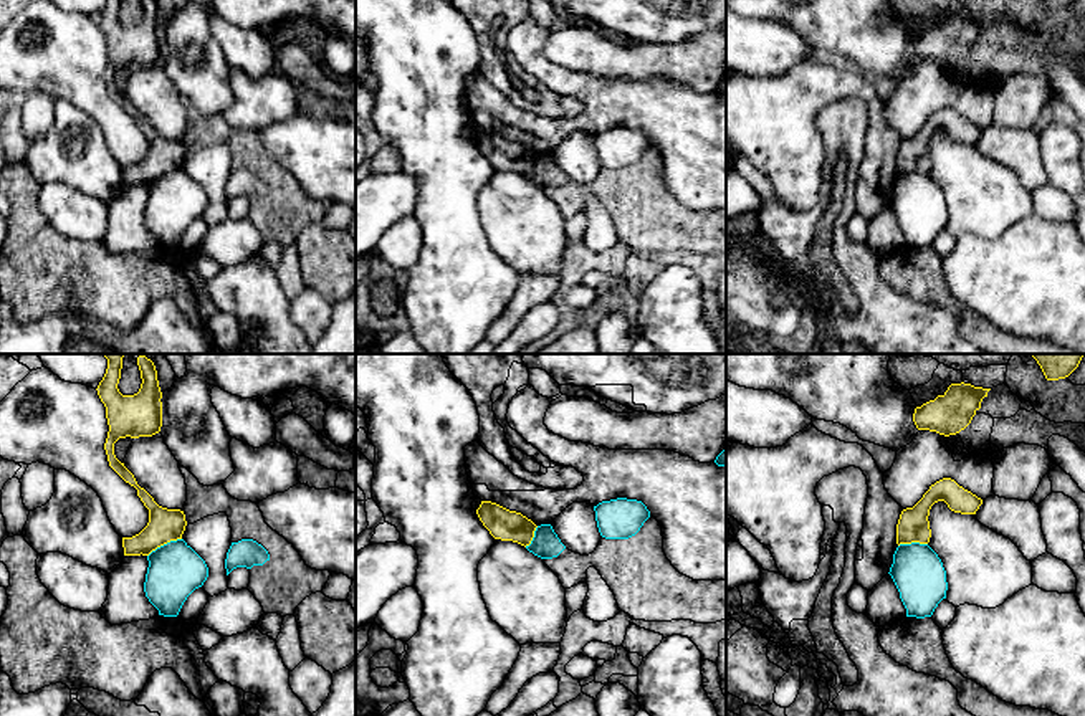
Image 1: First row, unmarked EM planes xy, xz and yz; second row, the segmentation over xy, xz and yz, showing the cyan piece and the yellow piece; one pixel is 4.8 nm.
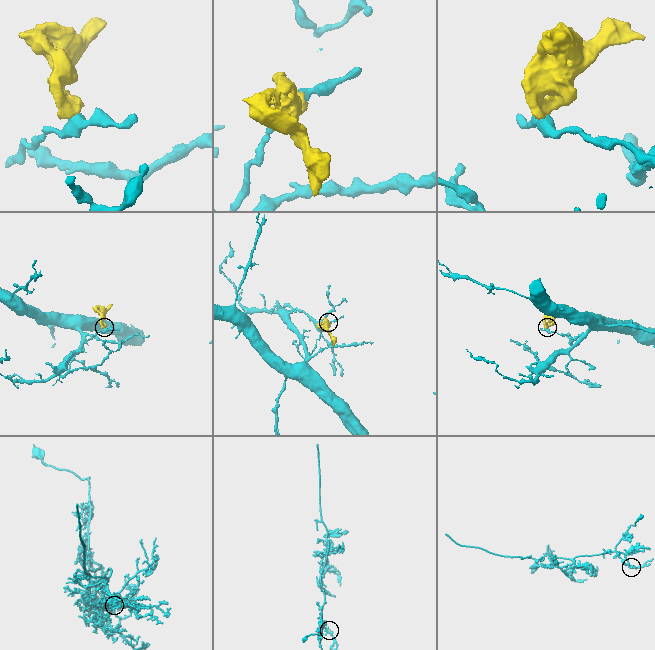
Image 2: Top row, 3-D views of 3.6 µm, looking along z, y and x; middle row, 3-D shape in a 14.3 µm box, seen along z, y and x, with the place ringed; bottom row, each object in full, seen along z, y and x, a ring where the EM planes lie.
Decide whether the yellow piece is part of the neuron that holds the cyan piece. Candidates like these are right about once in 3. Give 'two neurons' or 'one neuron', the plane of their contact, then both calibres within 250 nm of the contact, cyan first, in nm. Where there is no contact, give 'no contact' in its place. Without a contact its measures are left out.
two neurons; meets cyan in xy; 260 nm thick on the cyan side, 160 nm on the other

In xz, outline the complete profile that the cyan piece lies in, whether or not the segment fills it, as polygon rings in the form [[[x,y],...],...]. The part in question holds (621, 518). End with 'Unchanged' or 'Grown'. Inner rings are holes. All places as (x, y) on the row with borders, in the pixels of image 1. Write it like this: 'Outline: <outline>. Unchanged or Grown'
Outline: [[[617,498],[594,506],[597,527],[605,539],[629,539],[635,536],[650,511],[642,501]]]. Unchanged

